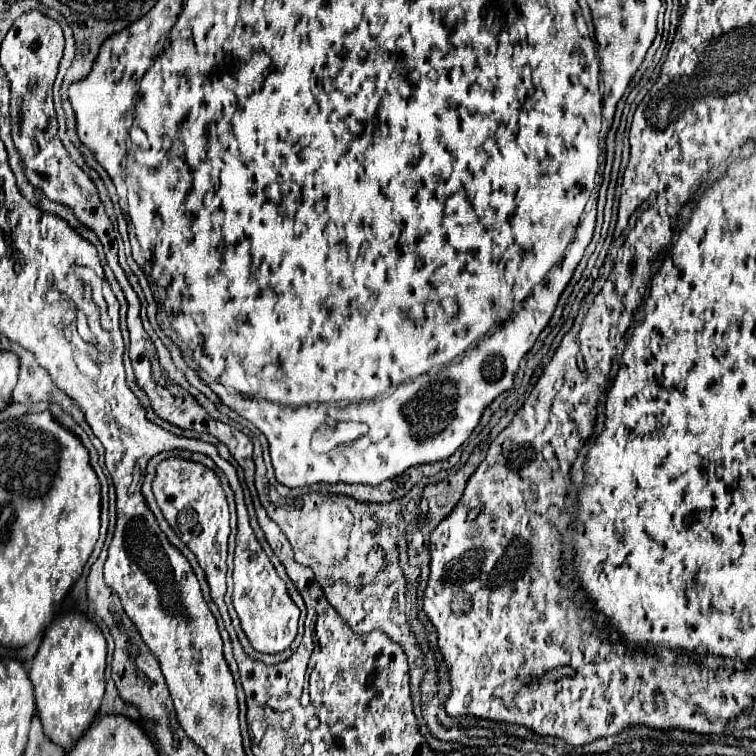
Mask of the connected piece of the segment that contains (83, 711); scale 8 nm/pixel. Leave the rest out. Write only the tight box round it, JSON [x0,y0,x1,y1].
[30,613,106,751]

